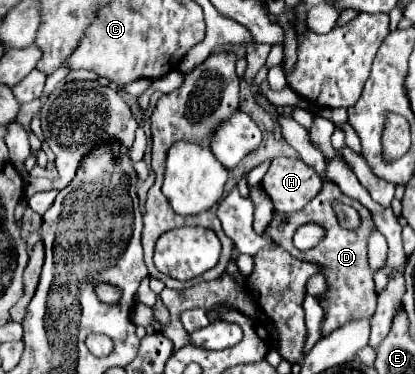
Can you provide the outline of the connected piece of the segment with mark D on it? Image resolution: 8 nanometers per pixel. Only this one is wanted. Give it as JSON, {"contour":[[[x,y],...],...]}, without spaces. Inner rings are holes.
{"contour":[[[327,182],[323,184],[323,190],[299,212],[295,214],[289,214],[289,216],[281,216],[277,214],[271,224],[267,226],[267,232],[265,236],[269,240],[273,240],[275,244],[283,246],[289,254],[293,254],[295,258],[299,260],[307,260],[307,262],[315,262],[315,264],[321,264],[325,270],[325,278],[329,282],[329,292],[327,296],[321,300],[321,306],[325,310],[325,320],[323,320],[323,336],[333,332],[335,328],[343,326],[345,322],[349,320],[355,320],[355,318],[371,318],[373,312],[375,312],[375,284],[373,284],[373,272],[371,268],[367,266],[367,234],[373,230],[373,220],[369,216],[369,210],[363,210],[363,206],[351,198],[347,198],[339,186]],[[333,202],[341,202],[341,204],[349,204],[353,206],[357,212],[359,212],[359,218],[361,218],[361,224],[357,230],[345,230],[339,220],[337,220],[337,214],[333,210]],[[307,222],[317,222],[321,224],[327,234],[323,238],[321,244],[317,244],[315,248],[307,250],[307,252],[299,252],[295,246],[293,246],[293,234],[297,230],[297,226],[301,224],[307,224]]]}

